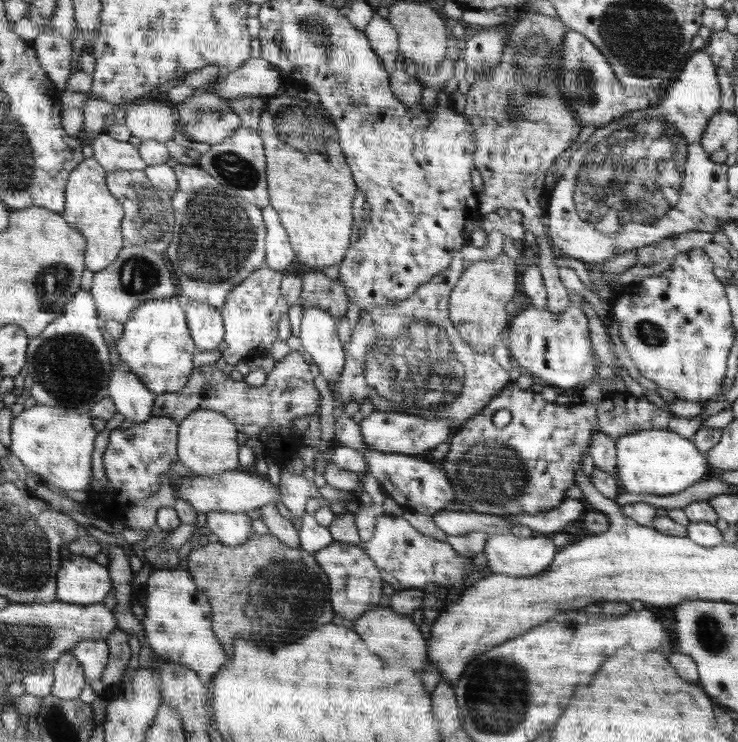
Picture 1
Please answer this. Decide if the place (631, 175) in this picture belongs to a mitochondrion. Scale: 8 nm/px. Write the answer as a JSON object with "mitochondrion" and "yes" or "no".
{"mitochondrion":"yes"}

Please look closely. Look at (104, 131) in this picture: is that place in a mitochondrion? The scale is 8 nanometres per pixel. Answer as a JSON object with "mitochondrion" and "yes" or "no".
{"mitochondrion":"no"}

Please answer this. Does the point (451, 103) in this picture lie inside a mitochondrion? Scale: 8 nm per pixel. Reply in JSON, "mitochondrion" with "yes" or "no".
{"mitochondrion":"no"}

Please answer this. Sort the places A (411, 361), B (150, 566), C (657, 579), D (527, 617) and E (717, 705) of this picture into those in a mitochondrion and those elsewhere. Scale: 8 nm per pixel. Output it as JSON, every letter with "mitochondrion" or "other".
{"A":"mitochondrion","B":"other","C":"other","D":"other","E":"other"}

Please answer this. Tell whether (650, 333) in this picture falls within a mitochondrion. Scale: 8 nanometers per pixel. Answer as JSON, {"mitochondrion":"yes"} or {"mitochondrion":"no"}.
{"mitochondrion":"yes"}

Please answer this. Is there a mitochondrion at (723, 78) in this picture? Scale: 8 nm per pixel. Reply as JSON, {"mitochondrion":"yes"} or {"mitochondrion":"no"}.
{"mitochondrion":"no"}

